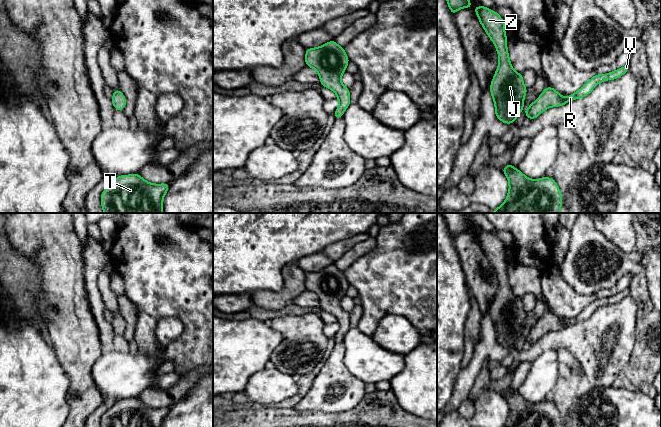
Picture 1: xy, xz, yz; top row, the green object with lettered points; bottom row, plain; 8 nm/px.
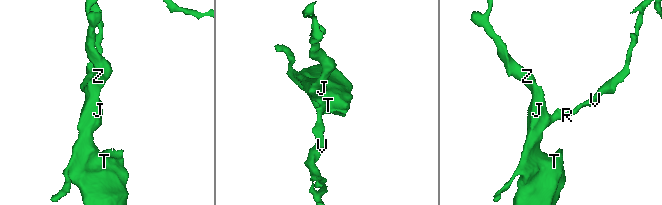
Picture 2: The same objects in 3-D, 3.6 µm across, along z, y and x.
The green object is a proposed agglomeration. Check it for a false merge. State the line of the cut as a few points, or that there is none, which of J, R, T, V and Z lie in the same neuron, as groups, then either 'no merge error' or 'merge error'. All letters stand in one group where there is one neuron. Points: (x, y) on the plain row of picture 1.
no cut | J R T V Z | no merge error

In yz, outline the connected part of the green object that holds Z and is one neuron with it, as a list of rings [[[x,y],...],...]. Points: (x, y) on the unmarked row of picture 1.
[[[483,229],[473,232],[499,280],[499,288],[490,309],[496,341],[505,348],[515,347],[528,312],[524,310],[523,298],[512,292],[507,274],[505,246],[497,236]]]

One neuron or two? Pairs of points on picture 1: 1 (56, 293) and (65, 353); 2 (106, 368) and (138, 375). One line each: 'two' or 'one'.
1: one
2: one

